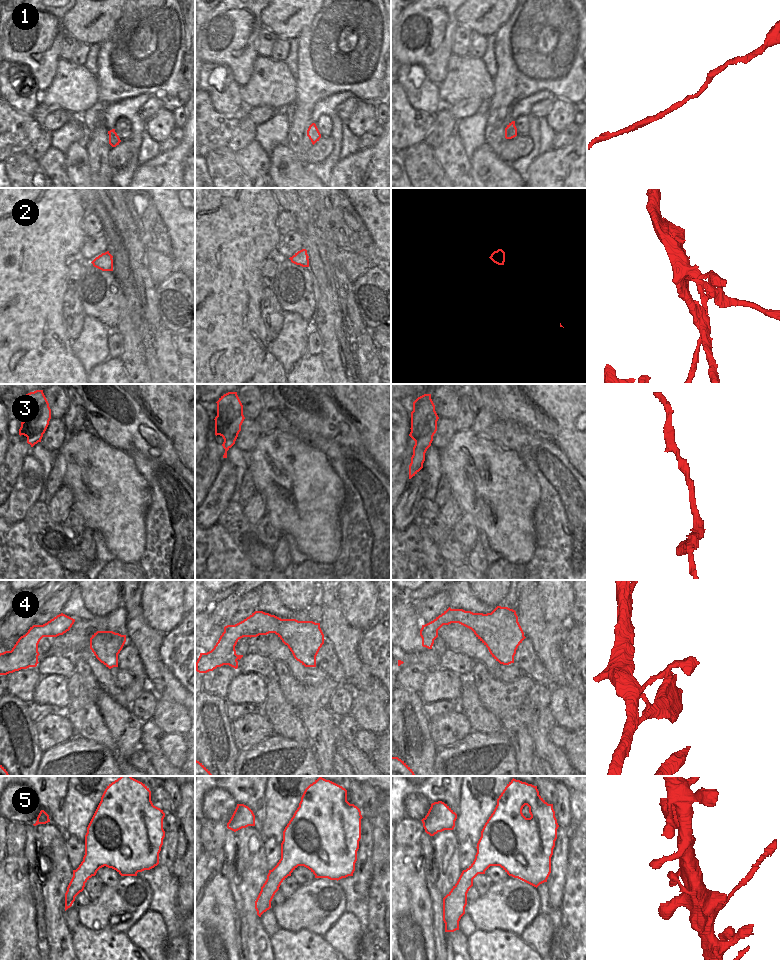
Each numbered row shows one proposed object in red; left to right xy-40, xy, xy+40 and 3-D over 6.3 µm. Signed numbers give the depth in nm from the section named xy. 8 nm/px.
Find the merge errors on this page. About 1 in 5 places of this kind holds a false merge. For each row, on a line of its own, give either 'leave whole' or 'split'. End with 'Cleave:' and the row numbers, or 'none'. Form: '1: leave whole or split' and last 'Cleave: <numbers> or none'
1: leave whole
2: split
3: leave whole
4: leave whole
5: leave whole
Cleave: 2

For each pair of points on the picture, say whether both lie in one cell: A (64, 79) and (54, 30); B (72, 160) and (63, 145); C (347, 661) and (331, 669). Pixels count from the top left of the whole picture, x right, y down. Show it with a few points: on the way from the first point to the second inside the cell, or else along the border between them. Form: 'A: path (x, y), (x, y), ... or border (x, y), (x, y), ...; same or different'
A: border (60, 58), (52, 81); different
B: border (85, 142), (73, 142), (65, 153); different
C: border (330, 643), (343, 670), (344, 682); different

